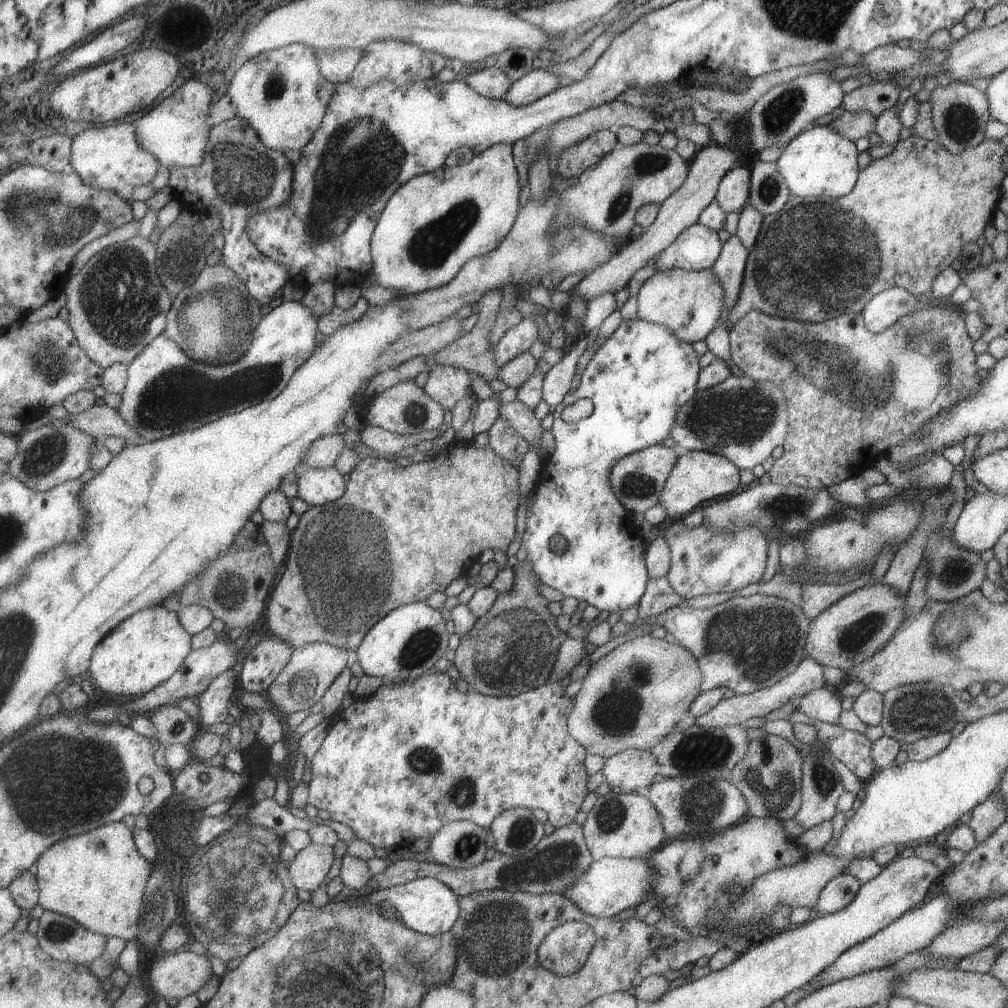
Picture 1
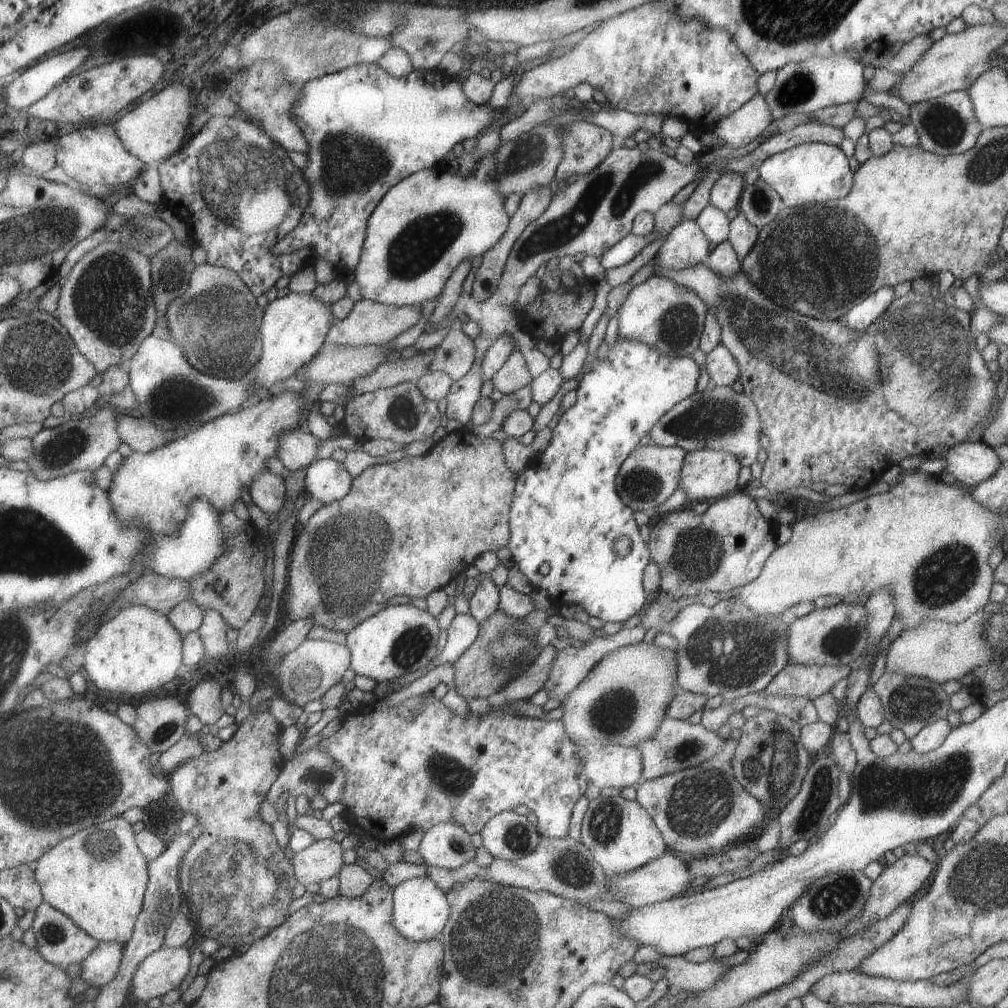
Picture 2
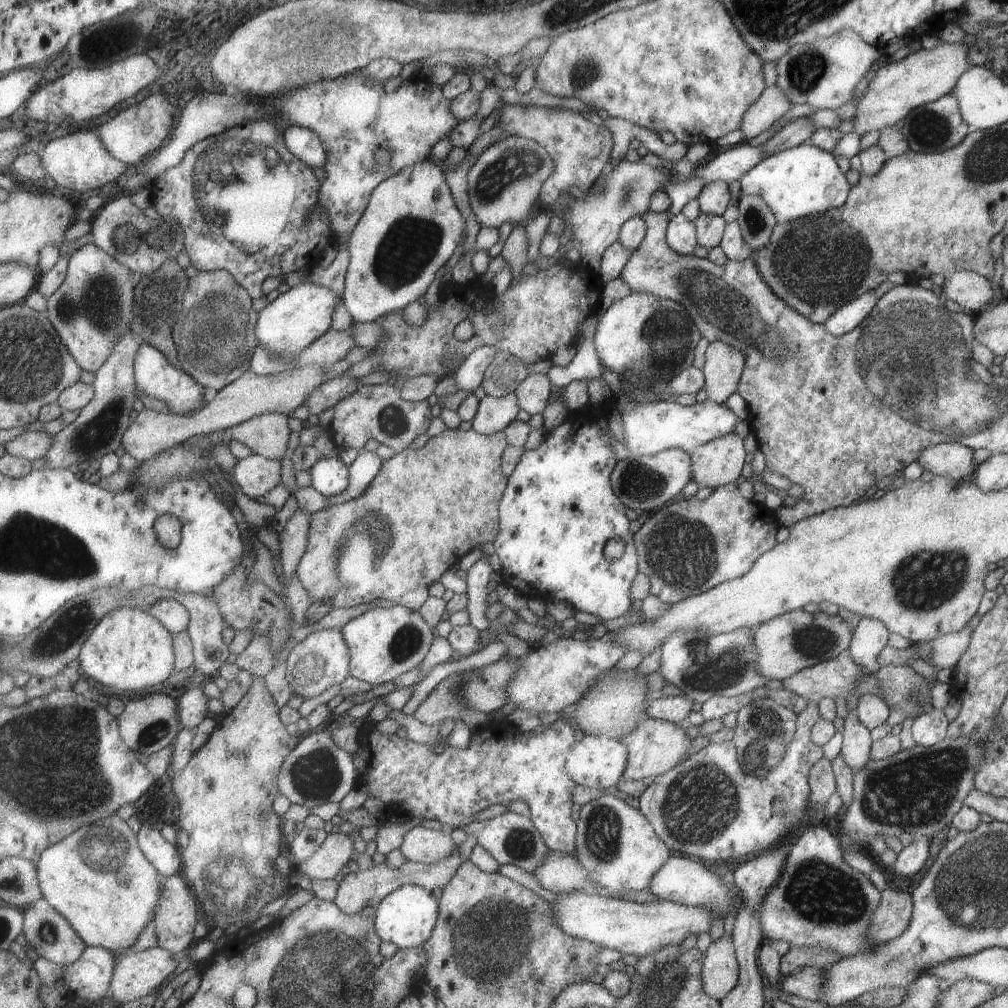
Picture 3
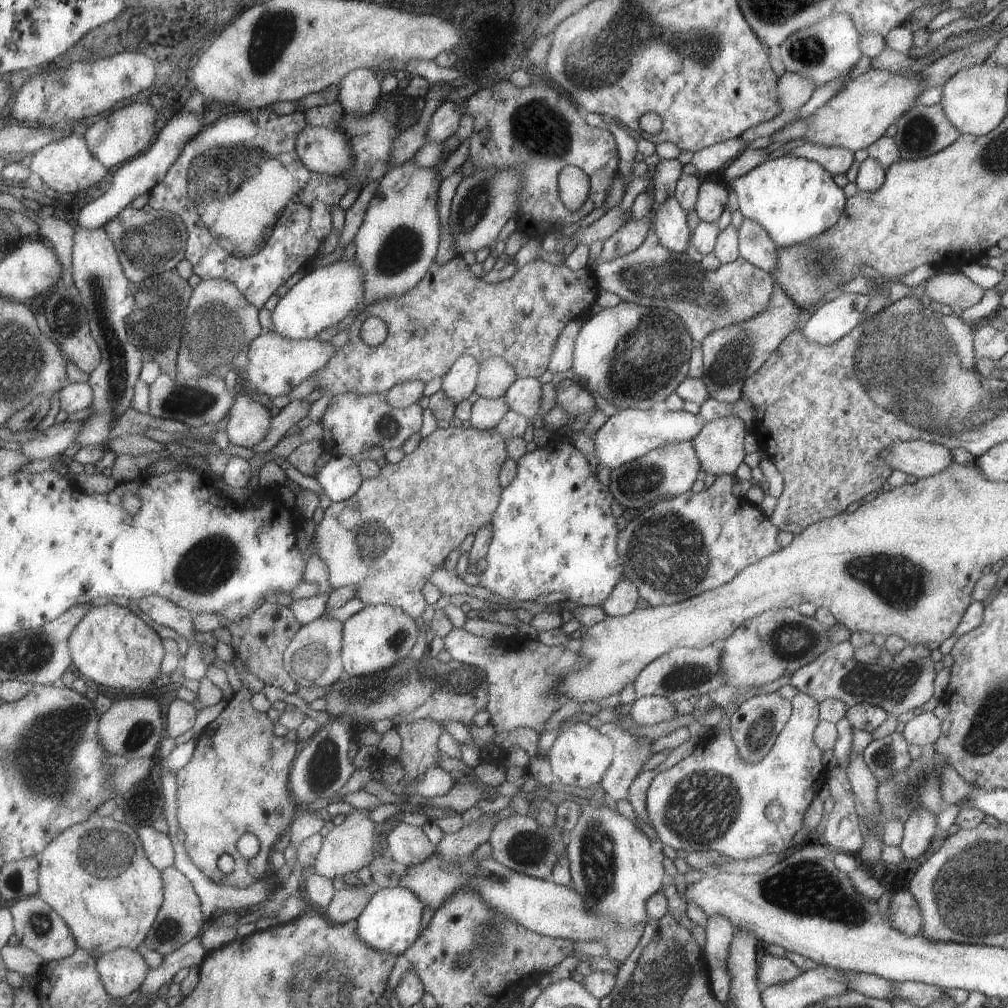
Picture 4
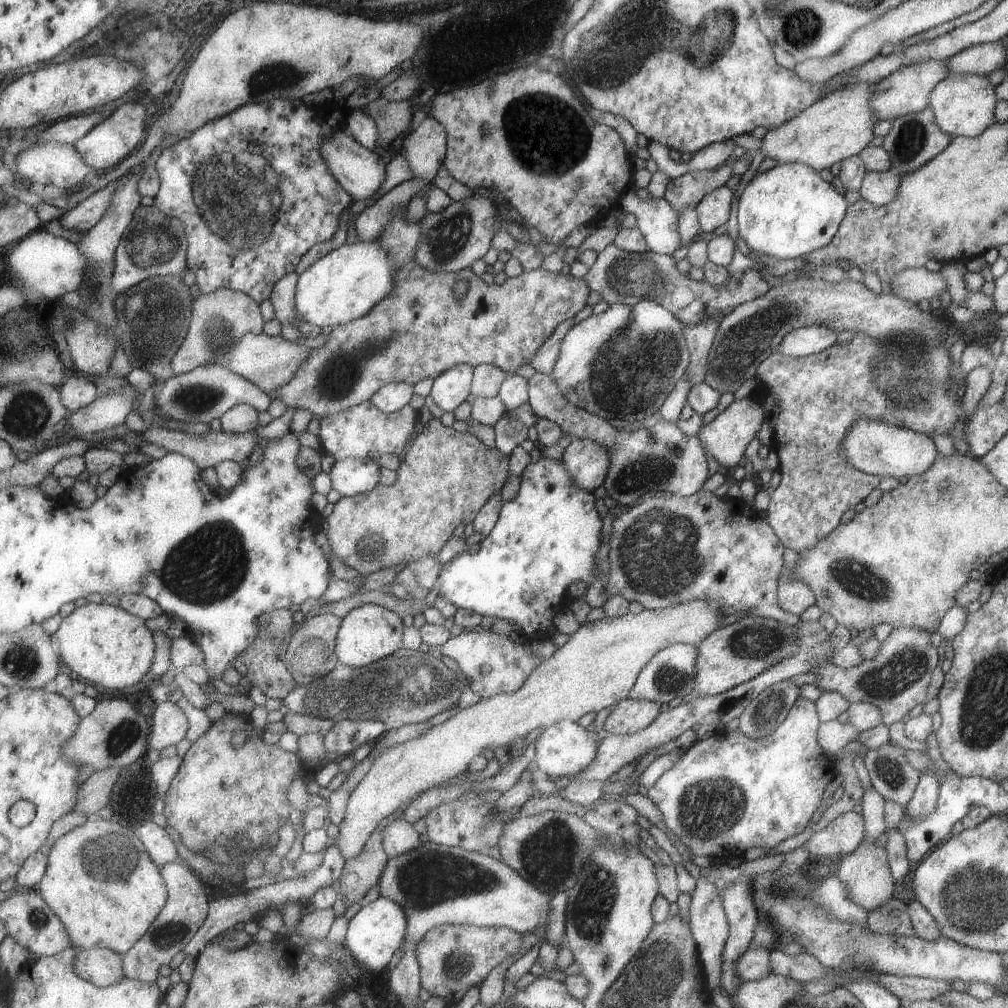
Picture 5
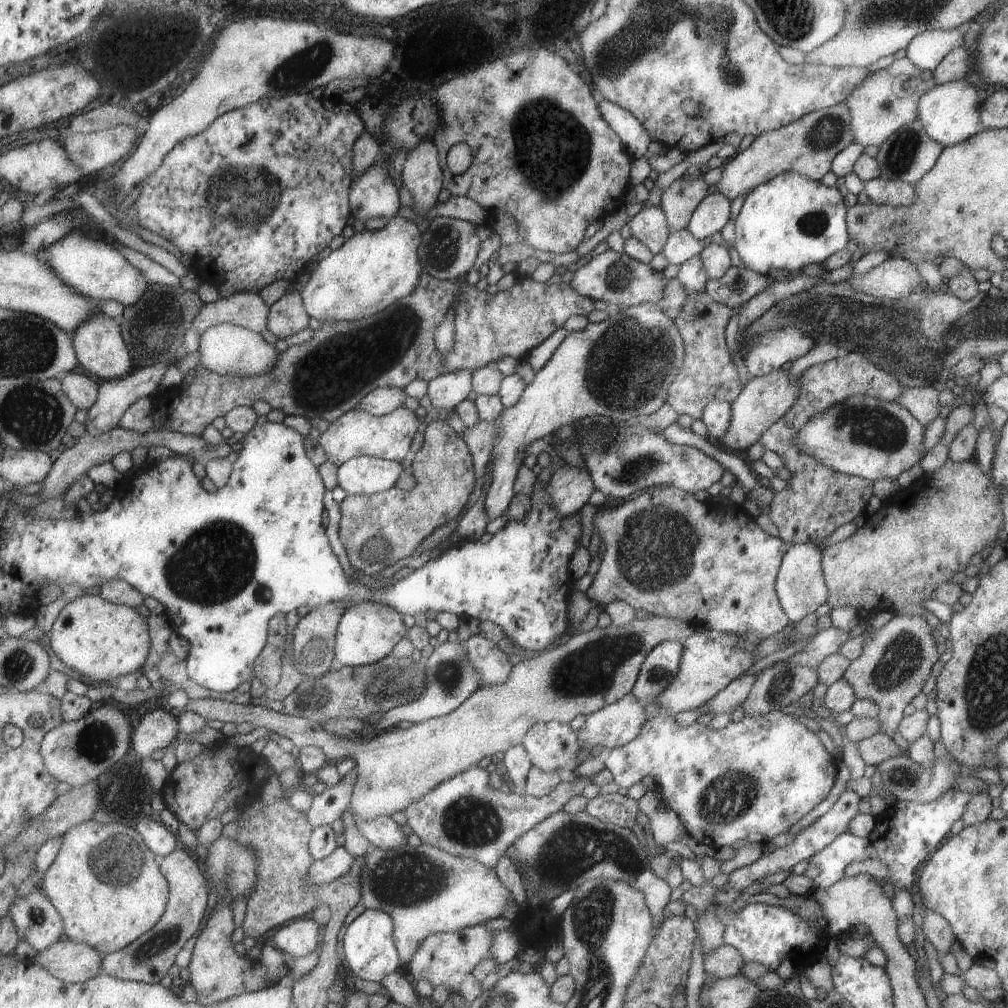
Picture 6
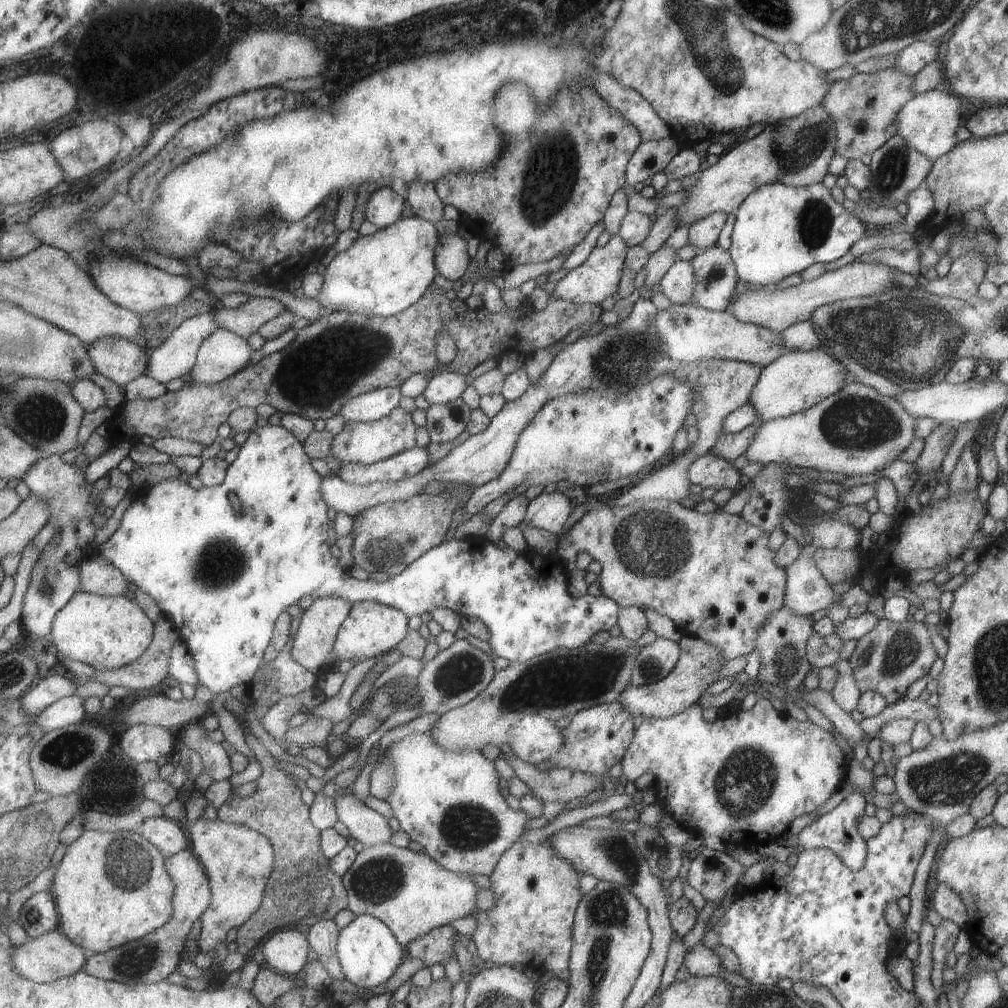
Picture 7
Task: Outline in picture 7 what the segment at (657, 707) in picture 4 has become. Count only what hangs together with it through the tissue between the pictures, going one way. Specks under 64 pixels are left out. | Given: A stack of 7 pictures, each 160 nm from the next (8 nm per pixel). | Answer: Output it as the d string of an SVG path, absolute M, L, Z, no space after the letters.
M617 701L595 705L572 714L569 725L561 730L565 738L564 746L550 758L552 768L592 772L596 776L608 772L612 764L619 762L632 741L634 735L632 719L632 714Z

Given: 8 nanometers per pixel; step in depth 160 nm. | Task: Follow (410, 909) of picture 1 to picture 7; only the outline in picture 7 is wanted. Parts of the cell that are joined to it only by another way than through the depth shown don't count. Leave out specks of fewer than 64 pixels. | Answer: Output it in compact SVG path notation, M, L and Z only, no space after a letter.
M359 915L347 928L341 929L338 953L348 980L357 987L369 989L385 984L397 972L397 968L403 964L407 949L384 920L373 915Z

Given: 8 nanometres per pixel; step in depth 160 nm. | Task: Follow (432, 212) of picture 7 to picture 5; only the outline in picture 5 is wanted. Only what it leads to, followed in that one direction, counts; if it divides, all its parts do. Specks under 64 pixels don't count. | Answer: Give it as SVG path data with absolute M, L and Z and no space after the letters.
M430 114L423 117L414 131L404 139L402 155L407 158L409 170L415 178L425 178L428 184L435 183L435 178L448 156L448 138L445 126Z

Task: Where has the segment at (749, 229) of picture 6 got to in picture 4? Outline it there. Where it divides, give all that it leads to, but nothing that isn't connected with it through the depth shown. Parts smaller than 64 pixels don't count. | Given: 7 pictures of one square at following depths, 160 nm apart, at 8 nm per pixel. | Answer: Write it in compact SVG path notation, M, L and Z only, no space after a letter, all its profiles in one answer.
M776 153L759 166L753 167L740 177L724 183L736 194L738 210L743 219L758 222L777 247L788 247L808 241L811 237L829 228L842 213L846 198L841 187L837 186L826 168L818 162L804 157Z

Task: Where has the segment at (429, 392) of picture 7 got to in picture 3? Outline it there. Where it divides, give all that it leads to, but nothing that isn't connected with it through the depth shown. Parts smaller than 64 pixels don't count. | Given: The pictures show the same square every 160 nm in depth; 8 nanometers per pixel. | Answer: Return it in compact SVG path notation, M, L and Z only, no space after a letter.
M485 345L472 352L458 370L458 373L453 376L463 390L475 390L482 386L485 380L487 369L494 363L498 348Z

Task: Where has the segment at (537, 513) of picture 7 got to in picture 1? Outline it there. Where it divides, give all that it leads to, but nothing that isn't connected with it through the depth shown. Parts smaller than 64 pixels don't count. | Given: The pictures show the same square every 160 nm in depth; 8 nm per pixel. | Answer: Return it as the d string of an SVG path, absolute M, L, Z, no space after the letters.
M730 374L711 388L695 391L678 409L670 436L679 448L705 451L730 460L738 469L760 465L777 445L782 446L787 431L786 398L779 385L756 381L746 374Z

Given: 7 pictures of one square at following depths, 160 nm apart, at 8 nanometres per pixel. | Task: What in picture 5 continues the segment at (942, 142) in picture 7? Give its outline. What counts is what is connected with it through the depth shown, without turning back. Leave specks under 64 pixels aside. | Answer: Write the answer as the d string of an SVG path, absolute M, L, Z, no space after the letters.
M948 74L941 80L929 96L929 110L937 128L949 136L975 137L988 128L993 120L995 108L995 88L983 75Z

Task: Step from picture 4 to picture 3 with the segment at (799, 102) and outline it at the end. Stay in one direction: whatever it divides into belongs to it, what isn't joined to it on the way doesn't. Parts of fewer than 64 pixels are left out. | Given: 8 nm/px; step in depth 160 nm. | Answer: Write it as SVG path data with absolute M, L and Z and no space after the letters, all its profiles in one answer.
M766 86L757 100L741 115L741 124L738 129L743 139L747 140L767 130L791 106L792 104L782 96L777 86Z

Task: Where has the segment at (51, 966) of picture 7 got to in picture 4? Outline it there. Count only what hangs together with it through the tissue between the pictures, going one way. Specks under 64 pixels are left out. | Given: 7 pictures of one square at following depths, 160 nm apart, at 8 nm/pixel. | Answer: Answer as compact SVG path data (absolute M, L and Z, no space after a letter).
M127 947L105 953L99 958L97 968L105 988L116 1000L140 990L153 970L139 948Z

